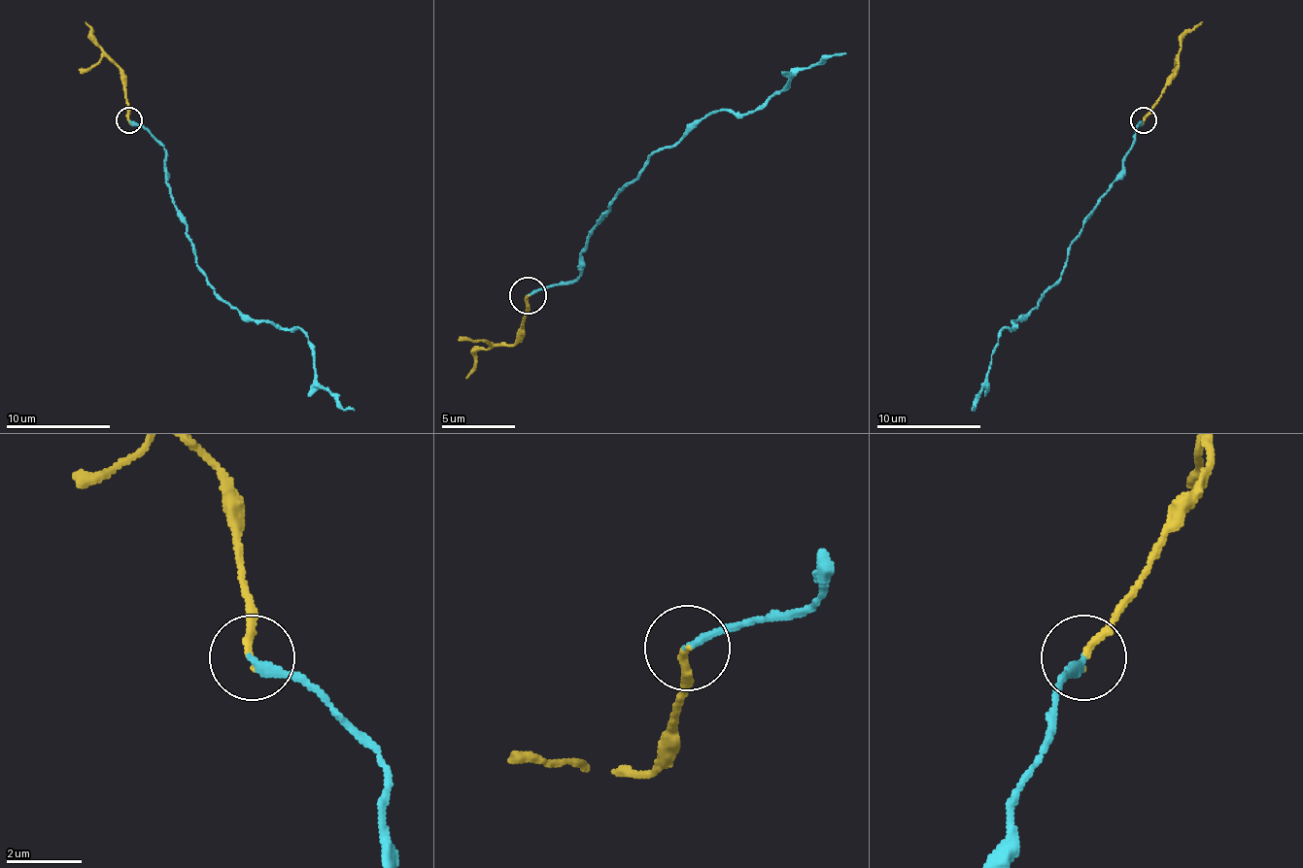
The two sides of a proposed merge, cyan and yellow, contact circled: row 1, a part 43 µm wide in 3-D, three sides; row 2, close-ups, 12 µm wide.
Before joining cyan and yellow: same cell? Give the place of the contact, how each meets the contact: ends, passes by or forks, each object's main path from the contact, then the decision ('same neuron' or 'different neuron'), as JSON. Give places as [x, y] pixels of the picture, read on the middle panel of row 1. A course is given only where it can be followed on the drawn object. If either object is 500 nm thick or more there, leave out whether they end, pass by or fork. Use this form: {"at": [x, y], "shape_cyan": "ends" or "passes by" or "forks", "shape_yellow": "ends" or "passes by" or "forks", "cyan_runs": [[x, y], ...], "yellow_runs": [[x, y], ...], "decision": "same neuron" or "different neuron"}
{"at": [528, 295], "shape_cyan": "ends", "shape_yellow": "ends", "cyan_runs": [[529, 294], [569, 283], [617, 195], [706, 117], [754, 114], [791, 77], [846, 54]], "yellow_runs": [[529, 294], [525, 332], [514, 343], [484, 347], [465, 380]], "decision": "same neuron"}

